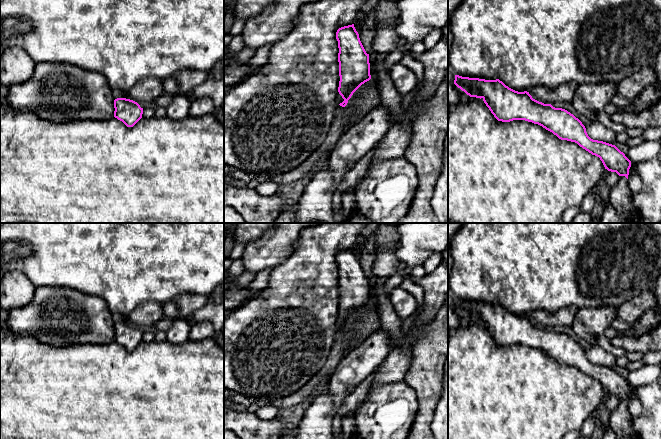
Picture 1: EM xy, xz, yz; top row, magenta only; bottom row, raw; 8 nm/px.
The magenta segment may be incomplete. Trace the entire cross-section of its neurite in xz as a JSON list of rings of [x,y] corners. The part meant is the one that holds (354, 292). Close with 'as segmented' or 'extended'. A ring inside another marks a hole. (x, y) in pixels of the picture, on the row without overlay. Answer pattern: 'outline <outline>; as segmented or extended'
outline [[[354,248],[339,252],[336,256],[336,263],[338,265],[339,272],[338,286],[340,305],[338,316],[344,323],[344,325],[339,329],[345,331],[353,317],[362,308],[371,303],[369,278],[366,277]]]; as segmented

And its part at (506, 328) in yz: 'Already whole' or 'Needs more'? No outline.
Already whole

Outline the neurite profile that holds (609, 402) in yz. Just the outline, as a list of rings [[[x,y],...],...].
[[[605,394],[600,406],[597,409],[595,409],[591,414],[591,417],[594,419],[595,424],[598,425],[601,422],[601,419],[599,416],[600,408],[606,408],[607,410],[612,412],[617,408],[618,404],[619,404],[619,399],[616,396]]]

